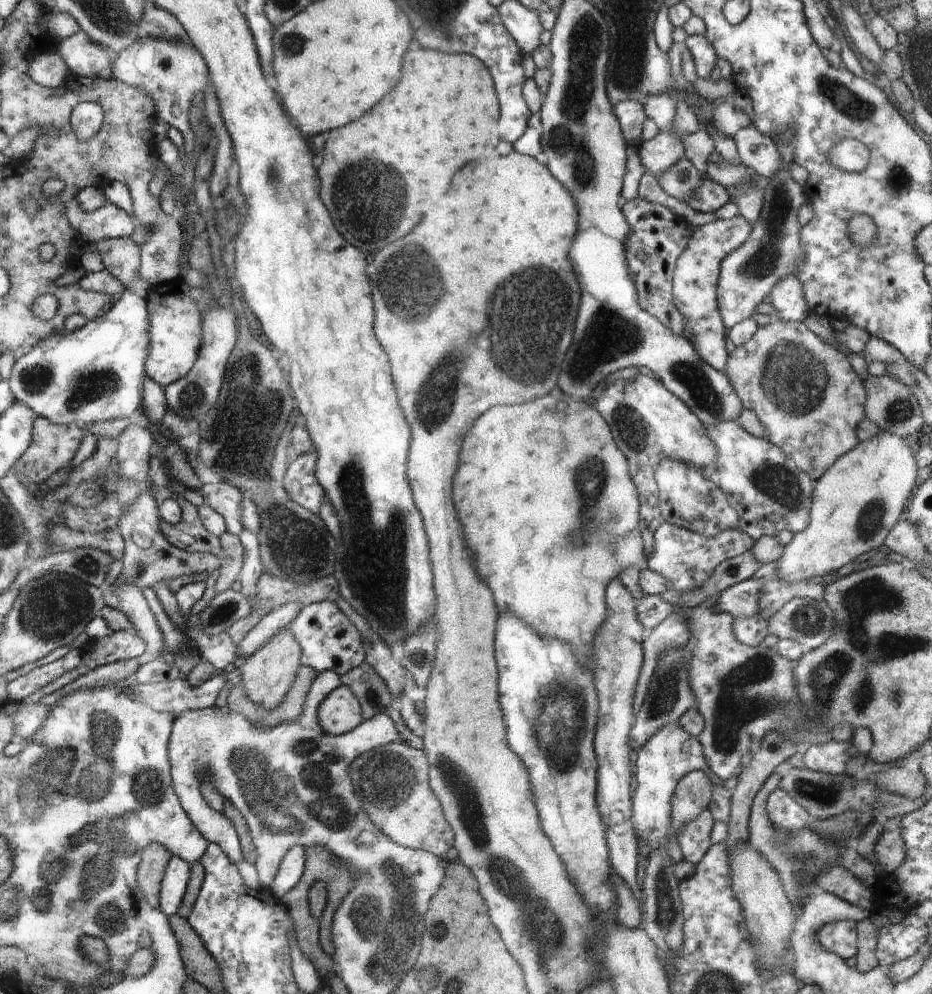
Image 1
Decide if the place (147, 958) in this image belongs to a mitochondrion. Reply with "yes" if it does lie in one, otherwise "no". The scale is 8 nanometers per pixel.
no

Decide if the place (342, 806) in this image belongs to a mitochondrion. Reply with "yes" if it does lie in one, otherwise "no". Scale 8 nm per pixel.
yes

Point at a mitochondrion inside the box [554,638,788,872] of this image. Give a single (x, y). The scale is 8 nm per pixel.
(742, 696)

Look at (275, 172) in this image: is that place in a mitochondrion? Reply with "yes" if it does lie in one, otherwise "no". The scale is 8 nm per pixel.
yes

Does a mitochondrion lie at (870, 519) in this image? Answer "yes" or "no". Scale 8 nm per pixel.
yes

